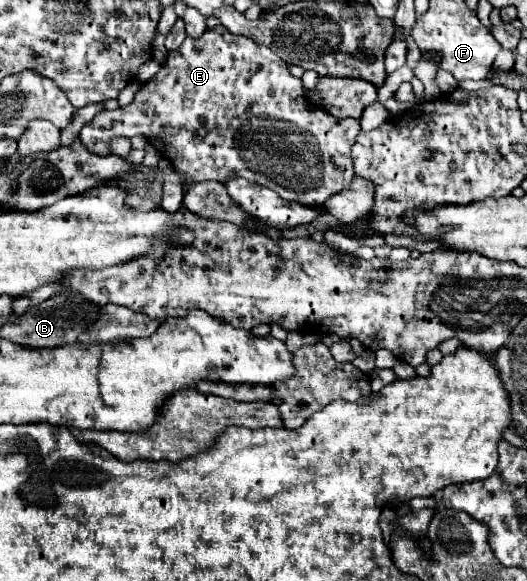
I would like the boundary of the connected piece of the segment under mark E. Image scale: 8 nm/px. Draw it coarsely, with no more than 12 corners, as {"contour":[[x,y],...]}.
{"contour":[[187,37],[79,137],[143,135],[187,183],[317,209],[361,125],[269,47]]}

